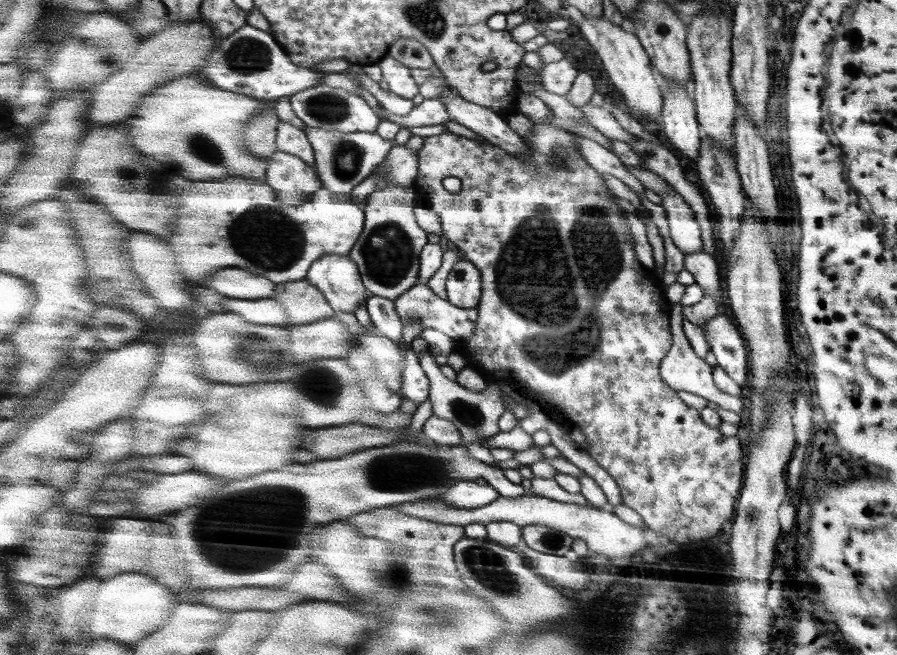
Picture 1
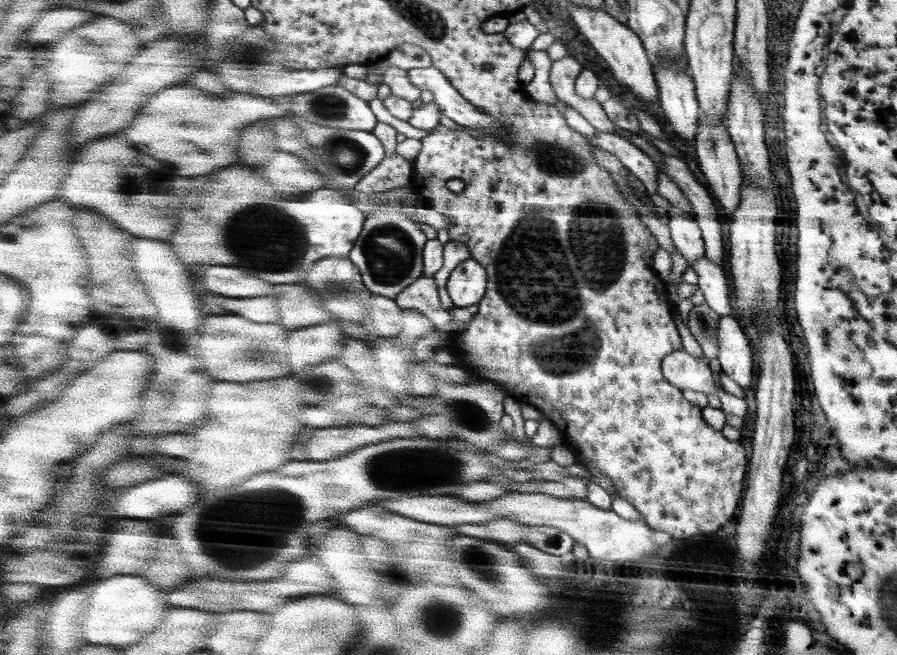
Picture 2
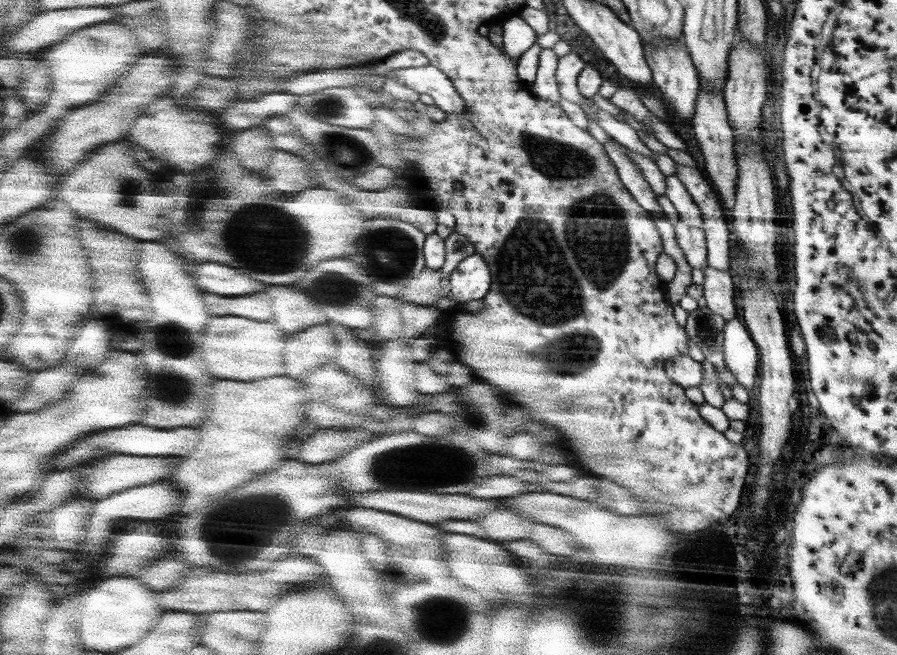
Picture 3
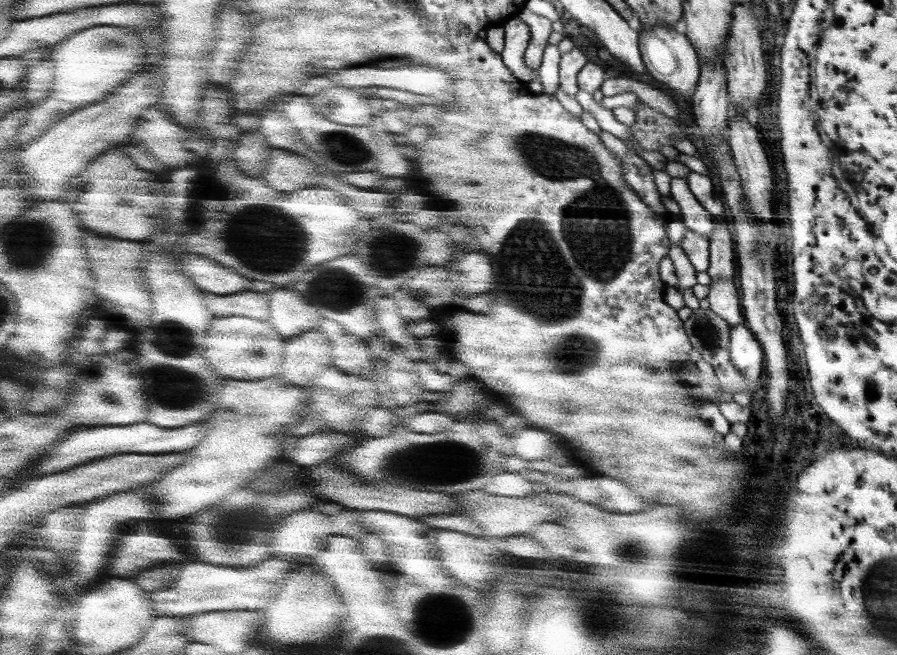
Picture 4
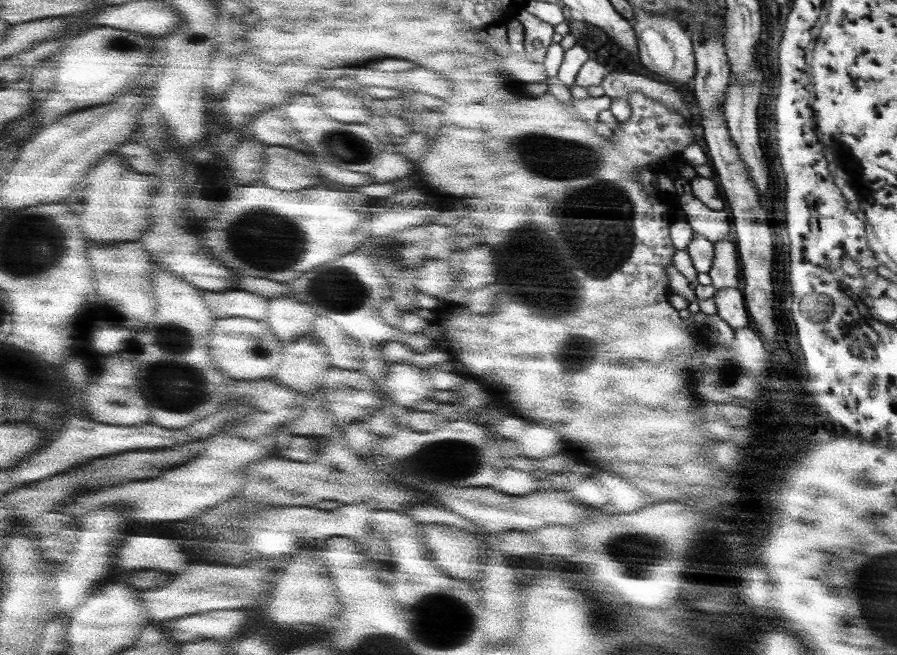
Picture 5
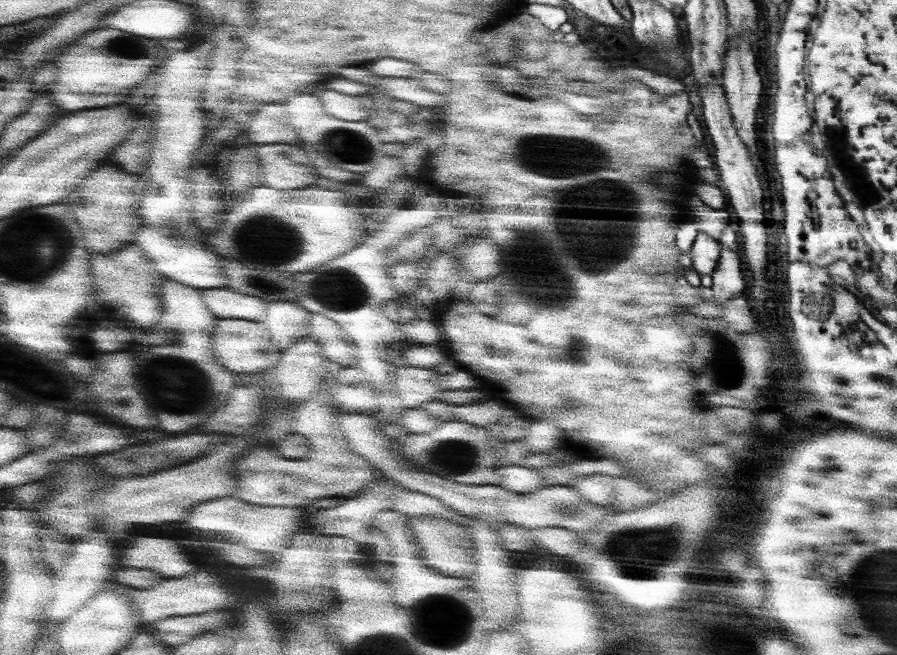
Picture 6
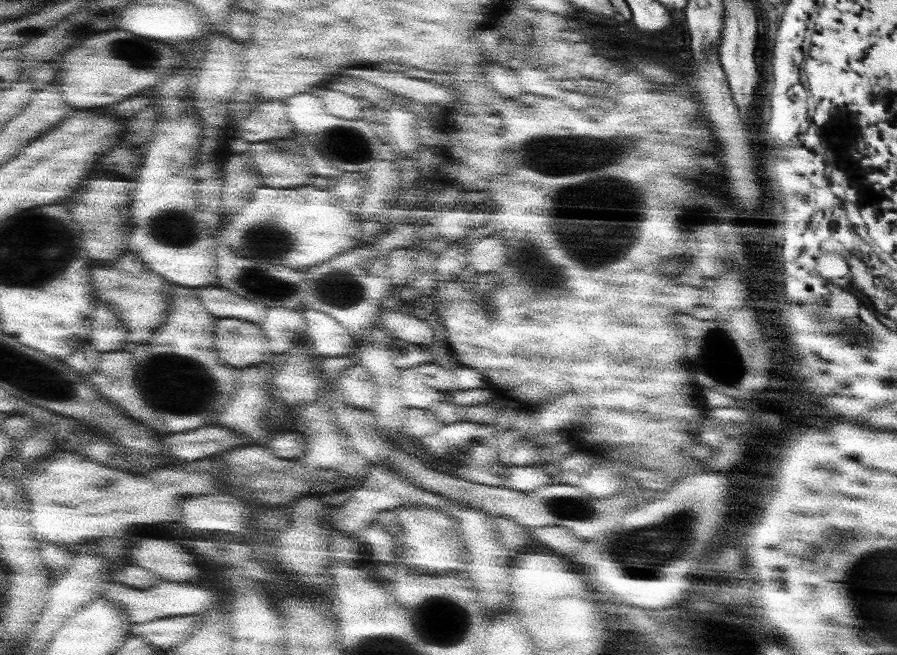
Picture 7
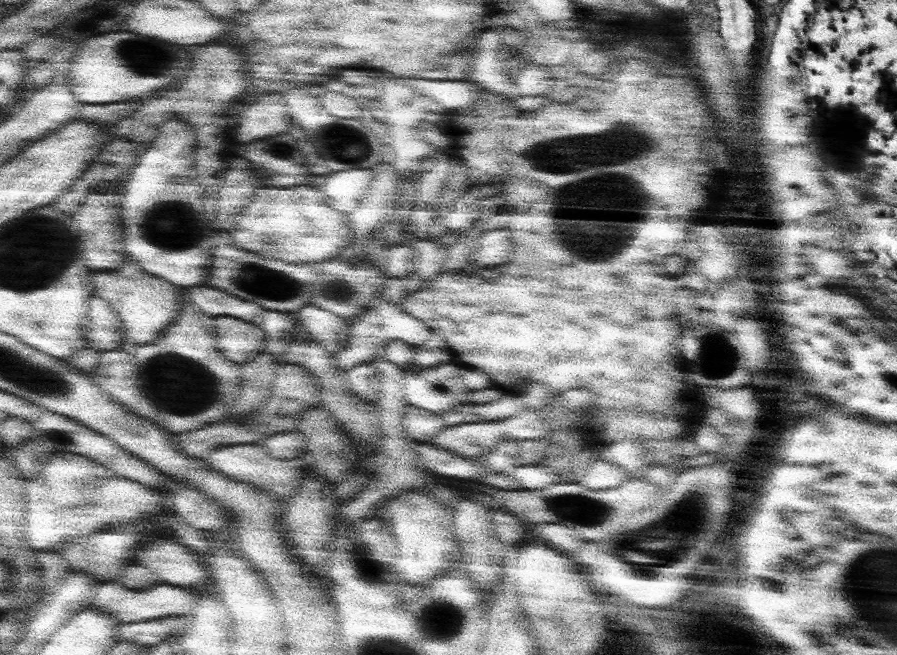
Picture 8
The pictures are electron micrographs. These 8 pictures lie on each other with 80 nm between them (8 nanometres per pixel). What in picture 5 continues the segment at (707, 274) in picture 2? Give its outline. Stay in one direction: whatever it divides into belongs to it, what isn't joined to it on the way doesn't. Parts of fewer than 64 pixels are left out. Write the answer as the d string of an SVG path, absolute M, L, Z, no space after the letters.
M721 288L713 296L717 315L732 328L748 328L750 317L747 313L743 292L737 288Z

